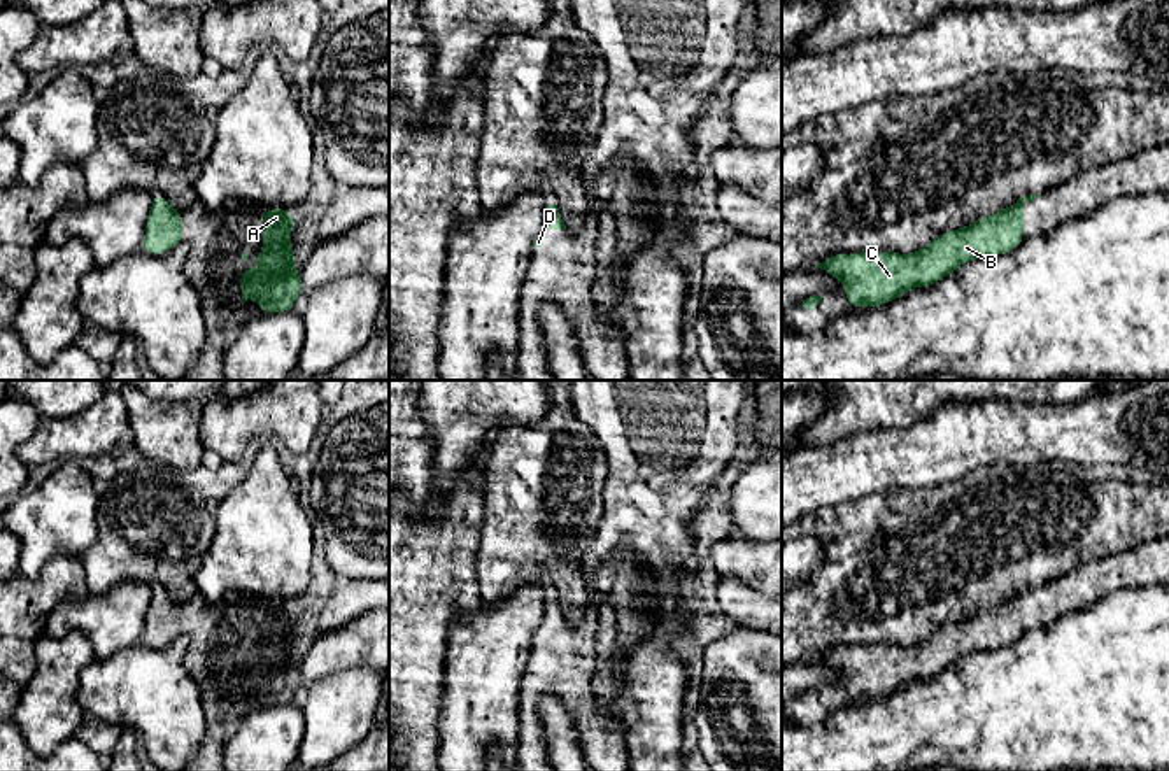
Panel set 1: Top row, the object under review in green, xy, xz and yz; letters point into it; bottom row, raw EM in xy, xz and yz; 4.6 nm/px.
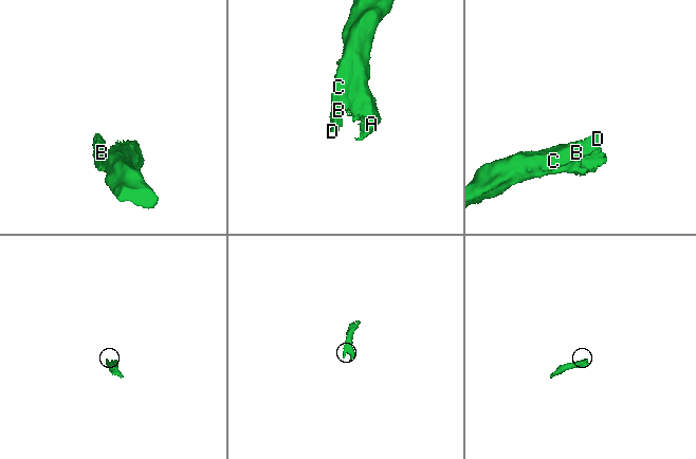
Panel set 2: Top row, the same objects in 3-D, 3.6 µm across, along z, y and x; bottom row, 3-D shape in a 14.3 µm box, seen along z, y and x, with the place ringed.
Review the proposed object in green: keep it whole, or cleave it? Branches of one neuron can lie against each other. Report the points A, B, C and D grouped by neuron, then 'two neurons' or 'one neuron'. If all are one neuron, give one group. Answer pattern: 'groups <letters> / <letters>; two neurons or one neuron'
groups A B C D; one neuron

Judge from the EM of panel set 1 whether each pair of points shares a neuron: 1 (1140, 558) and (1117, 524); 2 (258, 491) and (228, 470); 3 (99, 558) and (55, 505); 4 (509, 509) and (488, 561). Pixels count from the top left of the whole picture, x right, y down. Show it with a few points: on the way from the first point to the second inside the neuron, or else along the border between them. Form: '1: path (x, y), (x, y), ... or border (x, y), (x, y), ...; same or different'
1: border (1140, 542), (1129, 549), (1092, 559); different
2: border (247, 472), (219, 503), (216, 512); different
3: border (99, 535), (79, 558); different
4: path (509, 521), (509, 540), (500, 549); same

